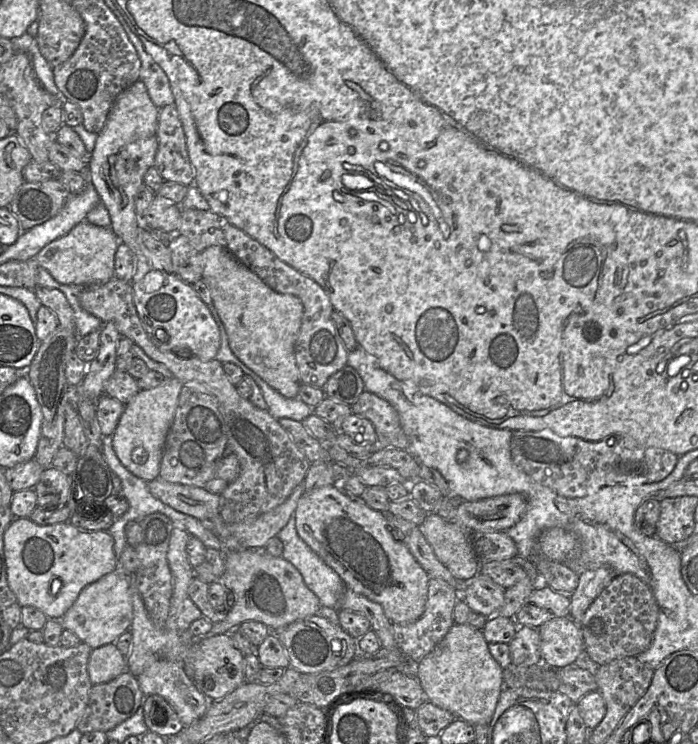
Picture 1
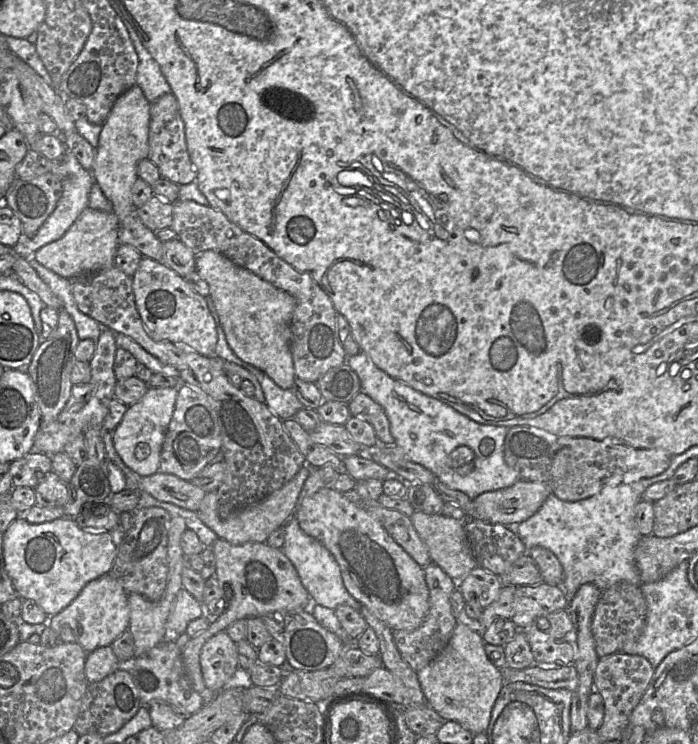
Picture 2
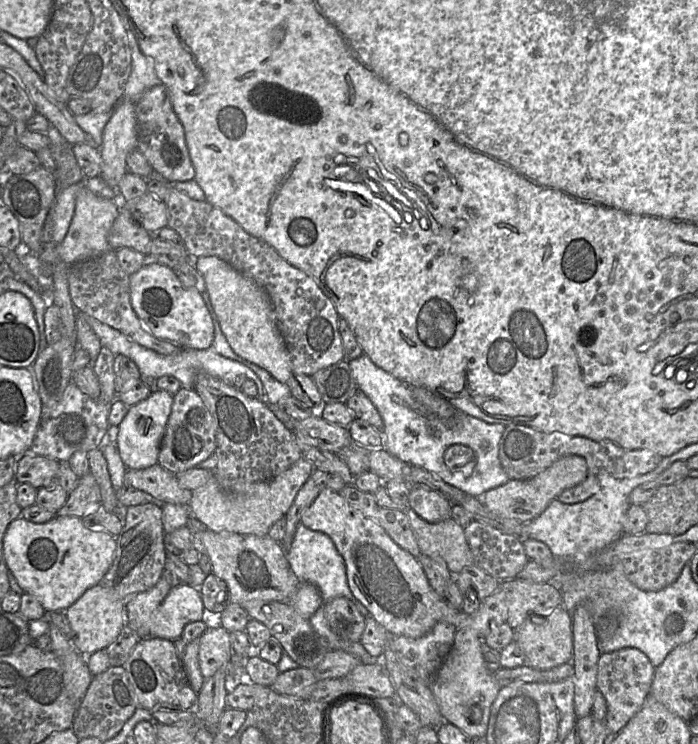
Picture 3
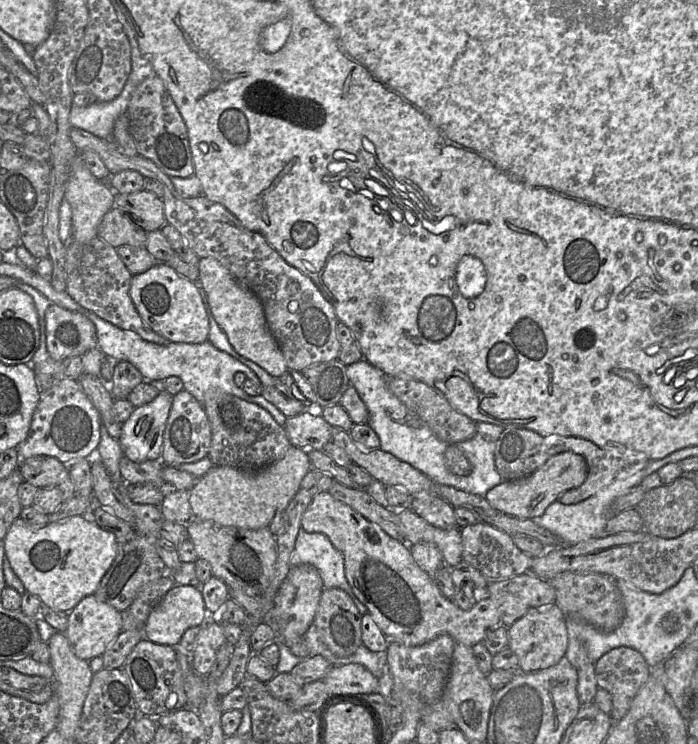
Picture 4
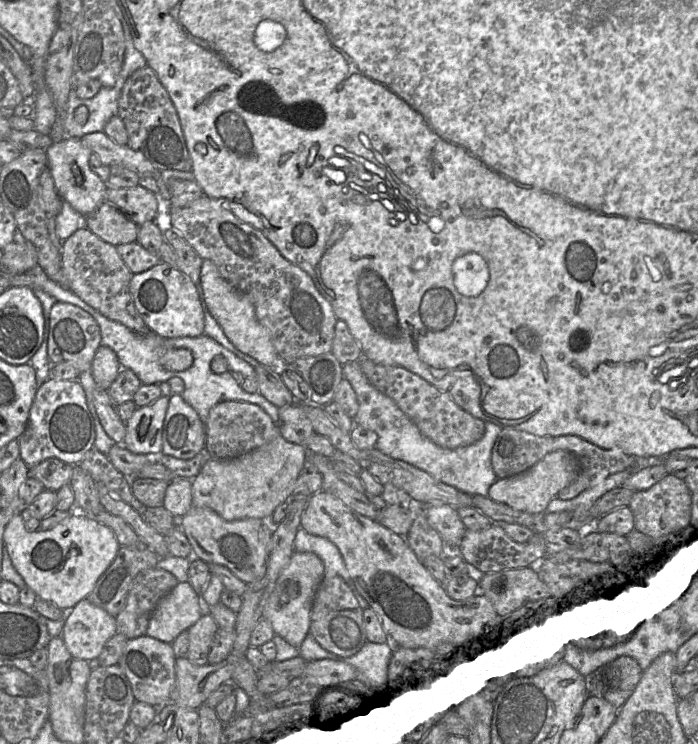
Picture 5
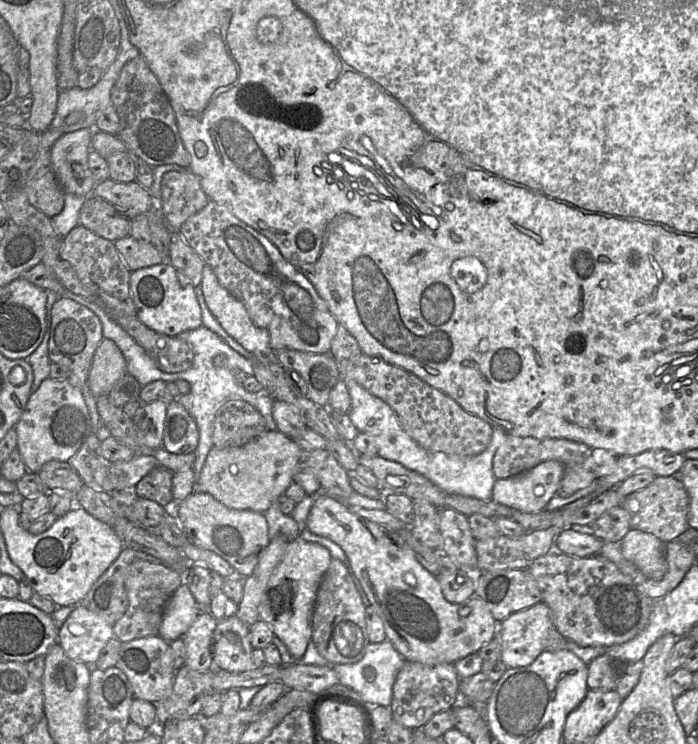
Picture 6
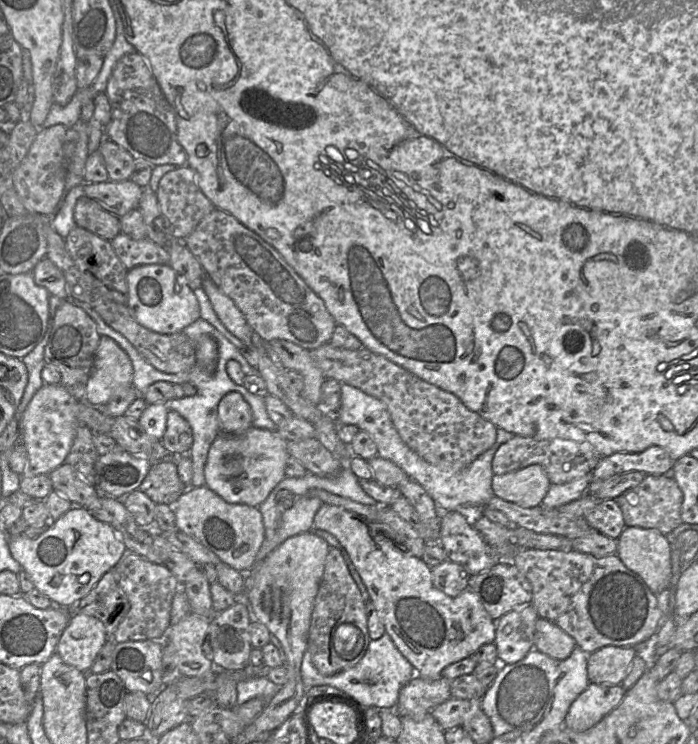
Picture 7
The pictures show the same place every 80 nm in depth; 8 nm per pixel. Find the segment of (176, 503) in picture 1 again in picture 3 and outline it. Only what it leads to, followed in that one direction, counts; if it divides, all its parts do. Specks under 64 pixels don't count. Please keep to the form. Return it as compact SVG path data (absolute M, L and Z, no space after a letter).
M159 463L140 470L127 469L126 485L147 492L165 503L188 505L192 498L192 491L180 487L176 474L166 470Z

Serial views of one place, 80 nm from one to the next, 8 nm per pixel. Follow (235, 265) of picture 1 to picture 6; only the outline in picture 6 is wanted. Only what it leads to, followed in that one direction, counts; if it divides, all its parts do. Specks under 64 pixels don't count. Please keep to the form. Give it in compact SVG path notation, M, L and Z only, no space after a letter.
M209 265L203 268L201 288L208 309L233 339L252 353L272 350L268 331L254 325L243 303L221 285Z

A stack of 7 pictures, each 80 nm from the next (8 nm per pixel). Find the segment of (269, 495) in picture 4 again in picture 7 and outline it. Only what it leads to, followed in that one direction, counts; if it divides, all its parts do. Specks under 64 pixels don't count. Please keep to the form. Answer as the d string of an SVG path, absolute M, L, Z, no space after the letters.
M251 427L241 434L220 433L213 441L204 467L205 485L223 500L232 504L246 504L258 507L273 488L285 477L285 466L290 457L287 441L277 431Z

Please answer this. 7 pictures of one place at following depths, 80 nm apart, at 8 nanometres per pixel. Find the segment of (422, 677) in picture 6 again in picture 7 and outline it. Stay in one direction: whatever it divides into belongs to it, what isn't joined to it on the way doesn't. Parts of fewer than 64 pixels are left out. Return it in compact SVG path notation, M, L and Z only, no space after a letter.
M415 675L401 688L394 710L401 717L423 718L451 698L450 683L451 680L443 676L428 680Z

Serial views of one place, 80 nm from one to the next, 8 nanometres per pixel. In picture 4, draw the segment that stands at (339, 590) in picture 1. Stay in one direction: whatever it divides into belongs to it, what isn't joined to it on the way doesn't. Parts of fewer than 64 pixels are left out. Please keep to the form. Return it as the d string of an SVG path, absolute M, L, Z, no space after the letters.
M302 527L298 532L295 547L290 557L292 567L314 566L323 581L324 589L340 588L353 600L361 615L368 613L366 606L355 596L345 576L342 553L322 533L308 533Z

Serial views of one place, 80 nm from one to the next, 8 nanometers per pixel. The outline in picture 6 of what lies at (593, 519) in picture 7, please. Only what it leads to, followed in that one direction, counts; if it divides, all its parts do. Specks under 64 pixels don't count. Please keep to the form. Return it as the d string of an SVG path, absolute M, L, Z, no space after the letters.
M617 506L606 511L589 527L573 525L571 529L581 532L591 529L591 533L603 542L620 542L631 529L630 516L622 506Z

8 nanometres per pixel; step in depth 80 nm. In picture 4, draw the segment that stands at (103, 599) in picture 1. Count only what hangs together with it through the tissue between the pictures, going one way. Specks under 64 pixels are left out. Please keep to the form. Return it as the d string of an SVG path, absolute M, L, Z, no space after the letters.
M94 595L84 597L69 613L68 627L64 633L74 654L83 660L102 656L122 630L121 612L99 601Z

